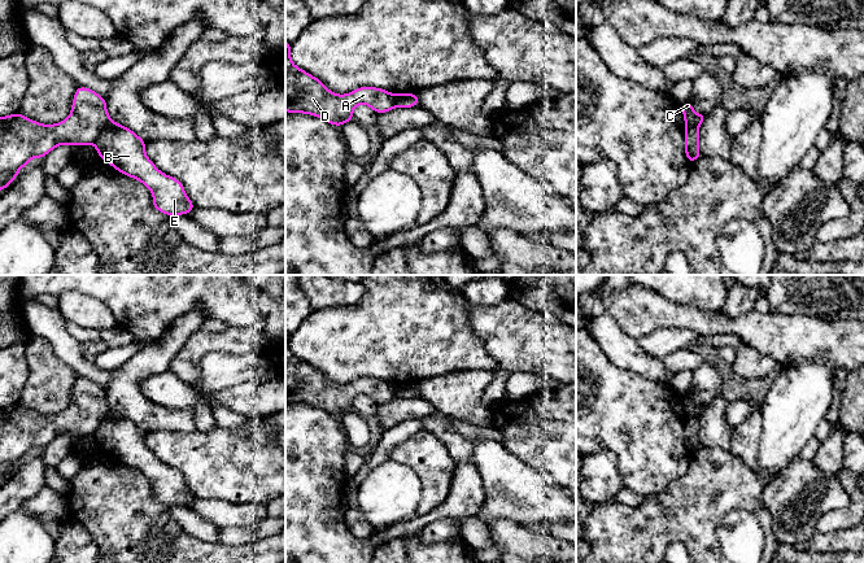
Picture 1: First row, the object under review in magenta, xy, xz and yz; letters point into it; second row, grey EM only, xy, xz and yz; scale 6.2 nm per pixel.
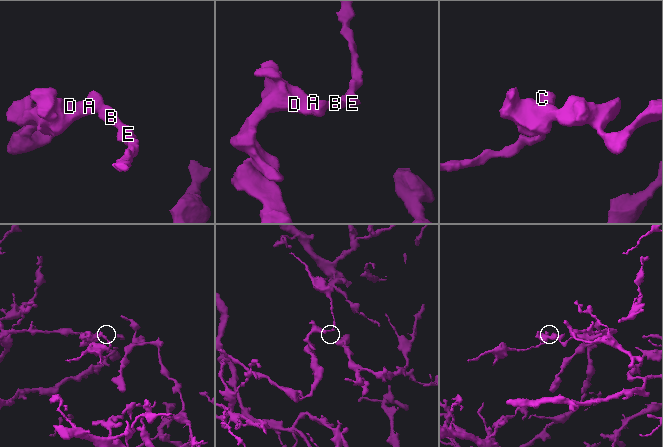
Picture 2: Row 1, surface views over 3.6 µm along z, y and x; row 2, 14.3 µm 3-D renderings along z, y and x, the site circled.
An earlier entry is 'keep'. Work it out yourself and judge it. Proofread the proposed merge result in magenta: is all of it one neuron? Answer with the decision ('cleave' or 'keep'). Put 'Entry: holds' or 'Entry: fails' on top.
Entry: fails
cleave

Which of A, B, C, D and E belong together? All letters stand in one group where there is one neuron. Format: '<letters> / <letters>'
A C D / B E

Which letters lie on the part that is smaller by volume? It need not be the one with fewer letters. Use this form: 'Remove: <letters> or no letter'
Remove: B, E

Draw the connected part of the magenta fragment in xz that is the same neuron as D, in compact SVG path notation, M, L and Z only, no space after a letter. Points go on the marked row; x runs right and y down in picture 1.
M285 40L285 112L311 114L339 127L353 121L353 110L359 104L368 105L375 113L388 113L396 108L394 95L383 88L366 86L346 95L331 92L323 82L292 62L291 43Z

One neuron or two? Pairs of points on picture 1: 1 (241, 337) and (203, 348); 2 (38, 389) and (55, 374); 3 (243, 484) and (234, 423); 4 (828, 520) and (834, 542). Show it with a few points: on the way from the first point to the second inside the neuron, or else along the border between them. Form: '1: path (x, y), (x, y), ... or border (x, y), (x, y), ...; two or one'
1: path (232, 340), (212, 343); one
2: path (42, 387), (51, 378); one
3: border (256, 420), (244, 428), (225, 430), (216, 426); two
4: border (850, 527), (828, 532), (816, 531); two

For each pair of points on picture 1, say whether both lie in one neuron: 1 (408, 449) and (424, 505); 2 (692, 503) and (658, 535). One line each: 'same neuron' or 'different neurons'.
1: same neuron
2: same neuron

